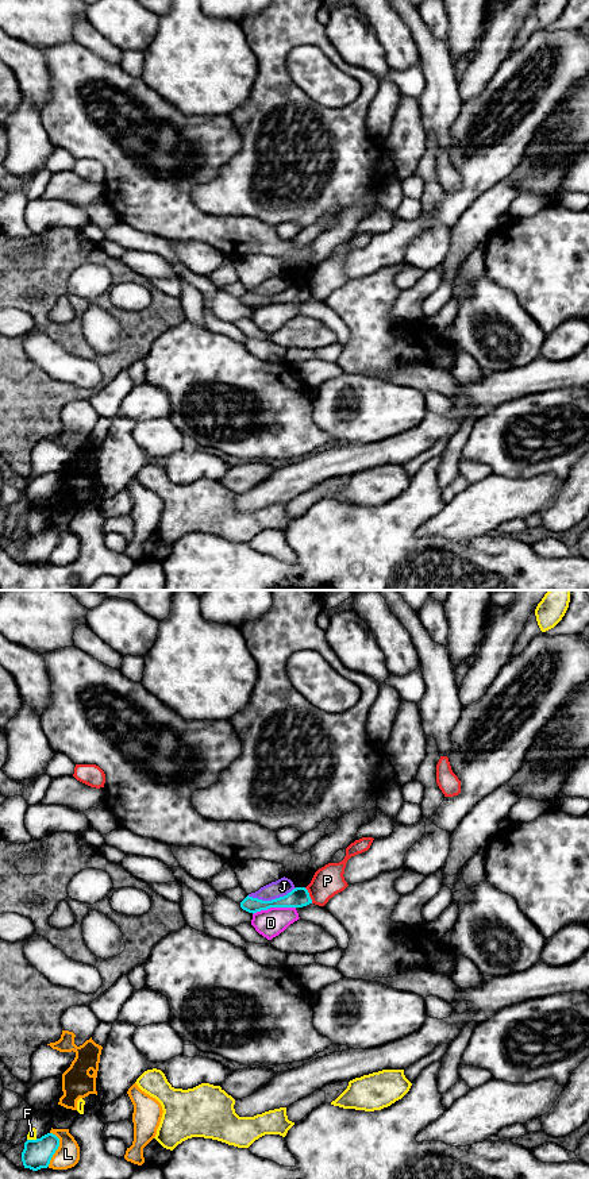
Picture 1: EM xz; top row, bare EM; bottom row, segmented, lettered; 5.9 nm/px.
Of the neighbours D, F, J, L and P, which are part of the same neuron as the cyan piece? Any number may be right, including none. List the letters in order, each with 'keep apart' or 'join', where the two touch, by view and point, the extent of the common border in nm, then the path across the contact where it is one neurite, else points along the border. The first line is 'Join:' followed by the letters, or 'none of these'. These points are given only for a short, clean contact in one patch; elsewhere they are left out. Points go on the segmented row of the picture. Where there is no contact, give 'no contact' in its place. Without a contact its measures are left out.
Join: none of these
D: keep apart; contact xz (273, 906); length 260 nm
F: keep apart; contact xz (31, 1140); length 60 nm
J: keep apart; contact xz (272, 900); length 300 nm; border xz (296, 887), (270, 900), (258, 900), (247, 896)
L: keep apart; contact xz (57, 1148); length 200 nm
P: keep apart; contact xz (308, 896); length 110 nm; border xz (304, 887), (312, 902)

